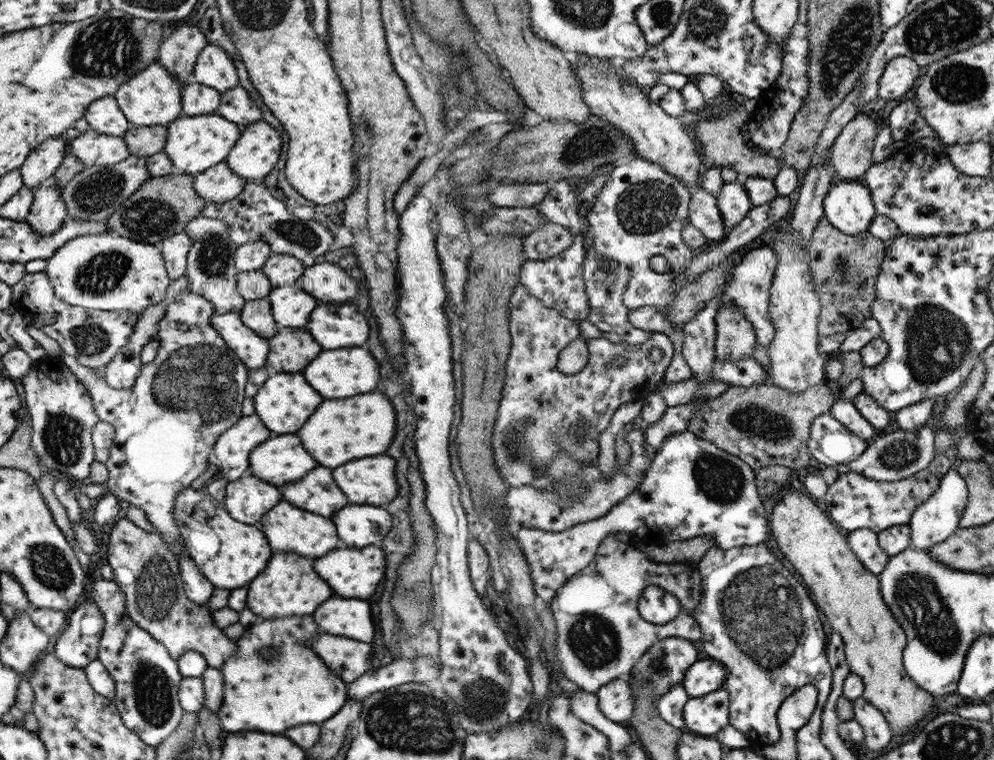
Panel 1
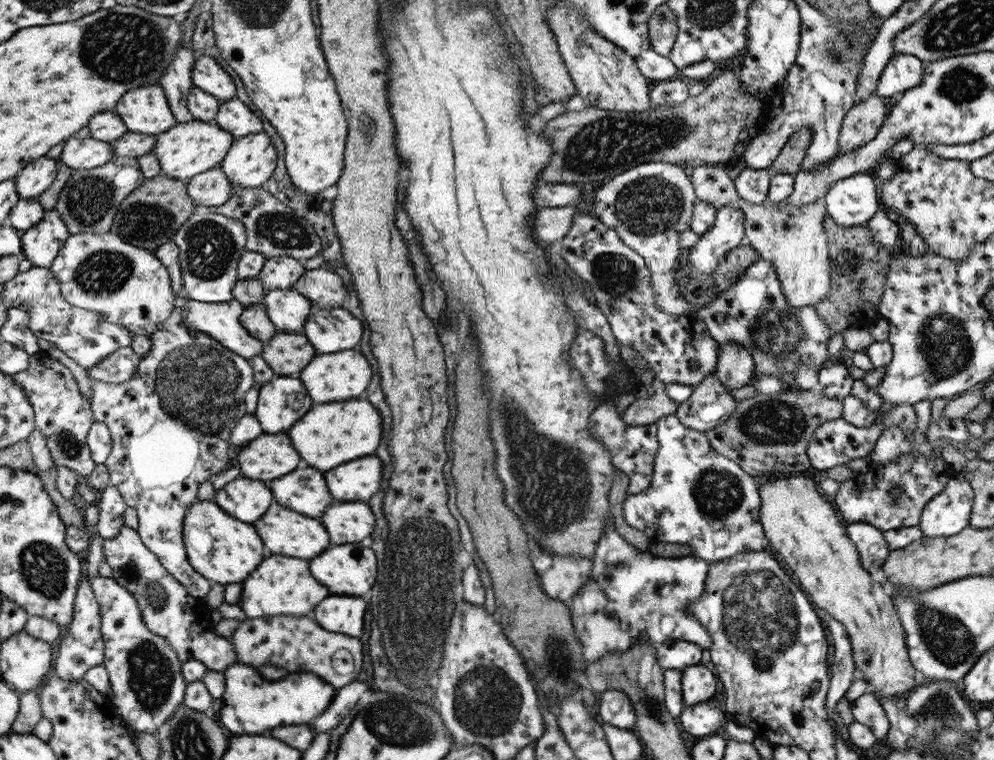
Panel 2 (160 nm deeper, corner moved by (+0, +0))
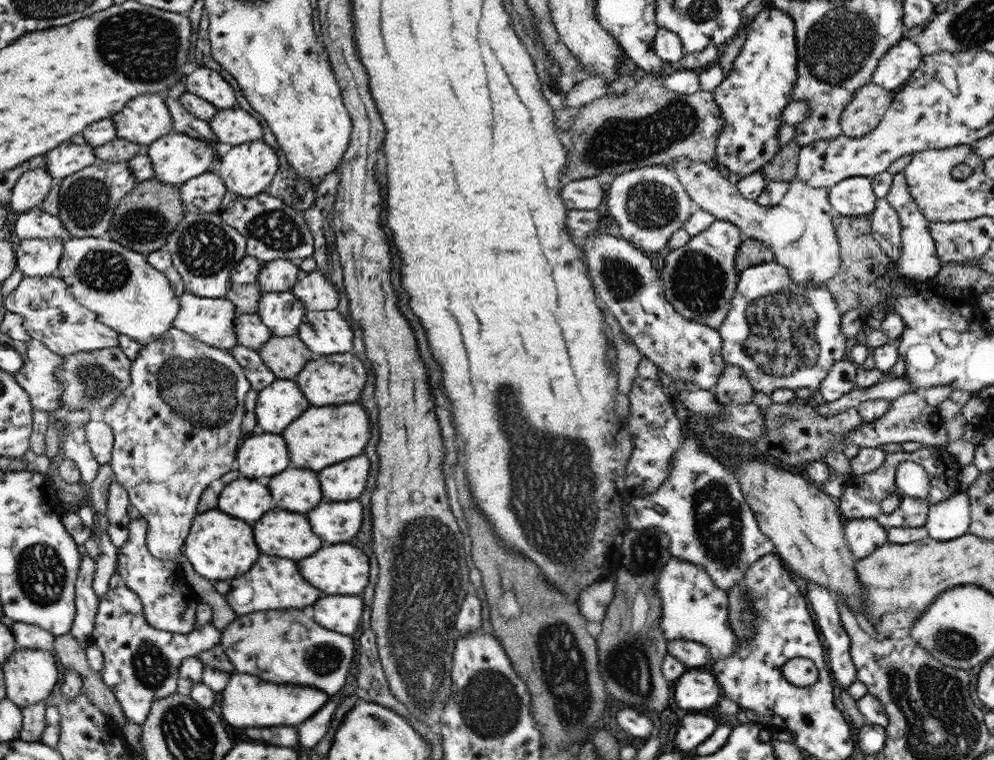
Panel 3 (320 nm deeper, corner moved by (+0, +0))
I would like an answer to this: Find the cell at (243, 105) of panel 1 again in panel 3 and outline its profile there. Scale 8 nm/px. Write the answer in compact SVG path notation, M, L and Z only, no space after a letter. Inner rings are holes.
M239 106L221 110L212 118L210 124L217 141L232 146L263 139L263 121Z

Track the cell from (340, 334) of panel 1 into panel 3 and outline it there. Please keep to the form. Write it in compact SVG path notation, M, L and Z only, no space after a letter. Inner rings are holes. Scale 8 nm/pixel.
M337 308L329 311L305 311L298 339L316 354L344 354L352 350L354 332Z

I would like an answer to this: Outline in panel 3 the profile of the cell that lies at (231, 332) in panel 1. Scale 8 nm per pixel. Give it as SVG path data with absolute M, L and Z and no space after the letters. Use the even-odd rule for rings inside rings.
M184 293L180 298L180 312L173 322L174 328L186 331L194 339L201 343L206 343L210 347L220 347L222 349L234 349L238 345L236 330L237 309L235 303L224 298L204 298L195 294Z

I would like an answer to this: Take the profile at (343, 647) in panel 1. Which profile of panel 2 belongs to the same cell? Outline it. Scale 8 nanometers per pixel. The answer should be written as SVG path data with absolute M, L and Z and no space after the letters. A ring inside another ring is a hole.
M276 615L273 617L247 618L242 620L234 634L230 637L234 642L239 662L249 664L258 669L264 664L285 668L287 672L313 672L322 680L329 682L336 690L349 685L358 676L364 660L362 644L358 638L326 630L312 618L292 615ZM338 650L348 650L354 659L354 670L349 674L338 674L332 666L332 658Z

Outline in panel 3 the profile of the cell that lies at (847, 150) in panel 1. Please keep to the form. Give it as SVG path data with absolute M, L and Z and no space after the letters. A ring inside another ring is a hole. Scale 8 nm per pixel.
M870 81L853 94L840 117L840 127L847 138L862 138L879 126L889 109L894 93Z

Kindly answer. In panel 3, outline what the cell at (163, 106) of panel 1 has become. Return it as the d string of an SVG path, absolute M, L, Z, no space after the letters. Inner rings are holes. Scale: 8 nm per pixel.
M141 94L115 114L117 138L131 140L144 147L173 131L168 104L157 94Z

